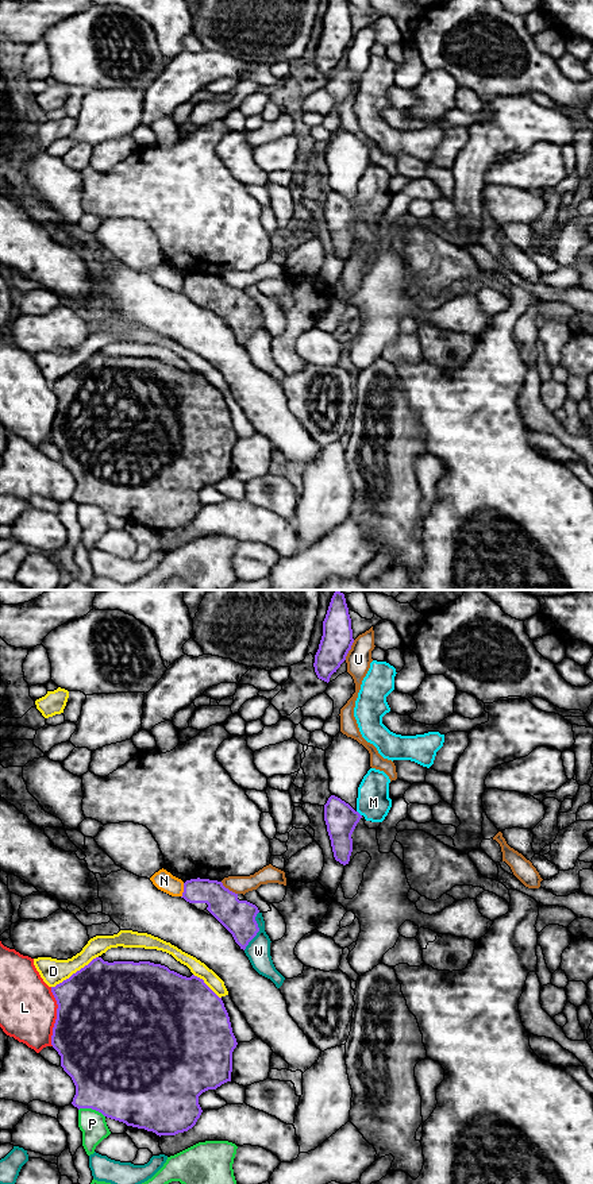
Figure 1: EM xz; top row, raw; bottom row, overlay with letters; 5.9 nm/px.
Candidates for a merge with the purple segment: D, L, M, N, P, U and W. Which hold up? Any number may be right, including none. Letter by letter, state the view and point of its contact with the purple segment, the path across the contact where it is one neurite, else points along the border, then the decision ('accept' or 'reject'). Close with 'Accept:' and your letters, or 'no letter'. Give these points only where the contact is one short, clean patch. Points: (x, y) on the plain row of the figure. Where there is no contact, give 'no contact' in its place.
D: xz (76, 367) | reject
L: xz (57, 412) | reject
M: xz (358, 208) | across xz (341, 213), (358, 208), (373, 197) | accept
N: xz (184, 285) | reject
P: xz (92, 504) | reject
U: xz (350, 43) | reject
W: xz (258, 326) | reject
Accept: M

